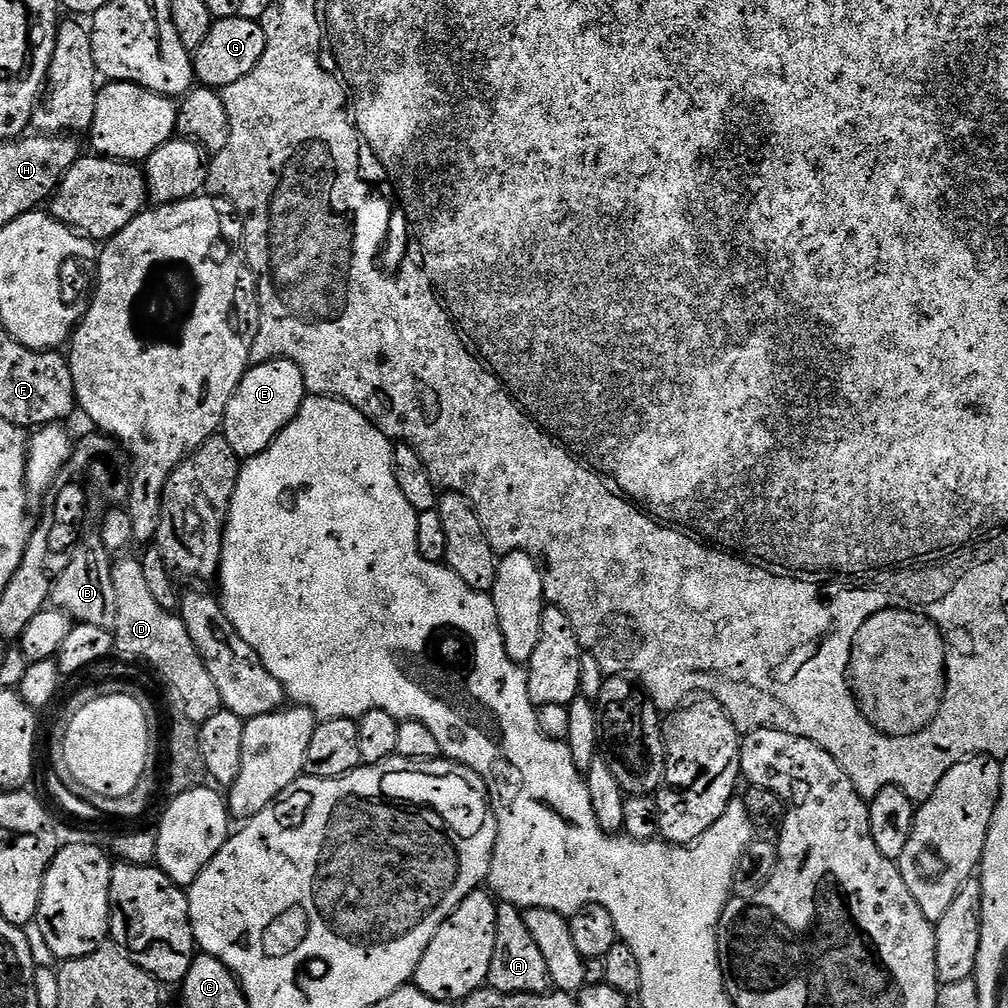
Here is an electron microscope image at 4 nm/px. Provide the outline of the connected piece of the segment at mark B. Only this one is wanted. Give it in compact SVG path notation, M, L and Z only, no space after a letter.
M99 535L81 539L74 551L69 555L62 574L52 581L51 607L59 608L68 613L73 621L102 626L109 630L116 627L118 606L114 606L114 582L112 581L112 560L106 546L100 541Z

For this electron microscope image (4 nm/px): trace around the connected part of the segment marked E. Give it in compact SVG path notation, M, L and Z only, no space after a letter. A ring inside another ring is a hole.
M267 360L261 364L252 364L245 372L238 390L234 390L234 398L230 398L230 406L226 406L222 434L230 446L234 446L234 454L241 458L262 454L276 441L276 435L296 417L298 410L304 405L306 393L302 370L292 360Z

